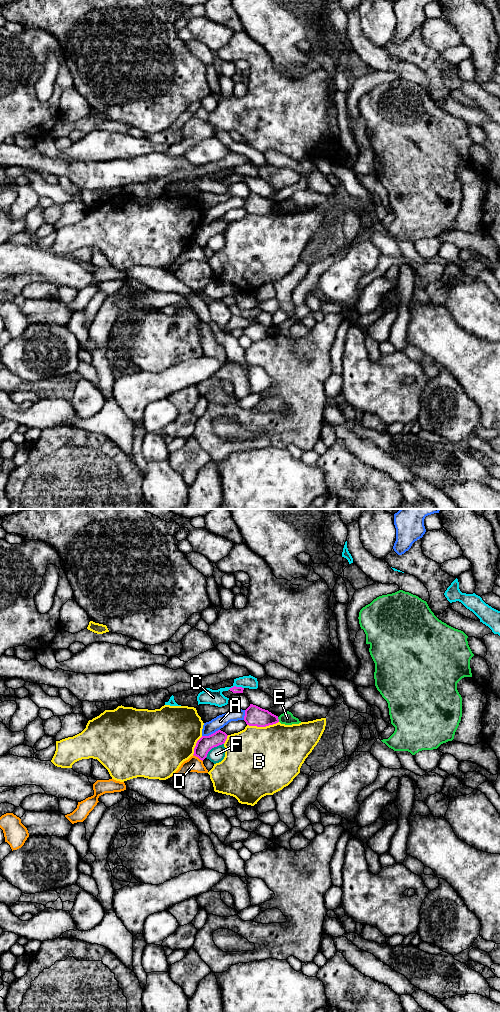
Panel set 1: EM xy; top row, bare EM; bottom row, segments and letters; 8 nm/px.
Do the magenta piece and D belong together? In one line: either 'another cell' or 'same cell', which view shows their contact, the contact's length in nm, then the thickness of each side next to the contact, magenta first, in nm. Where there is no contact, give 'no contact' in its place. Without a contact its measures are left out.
another cell | xy | 100 nm | 120/120 nm

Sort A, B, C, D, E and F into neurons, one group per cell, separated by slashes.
A / B / C / D / E / F

